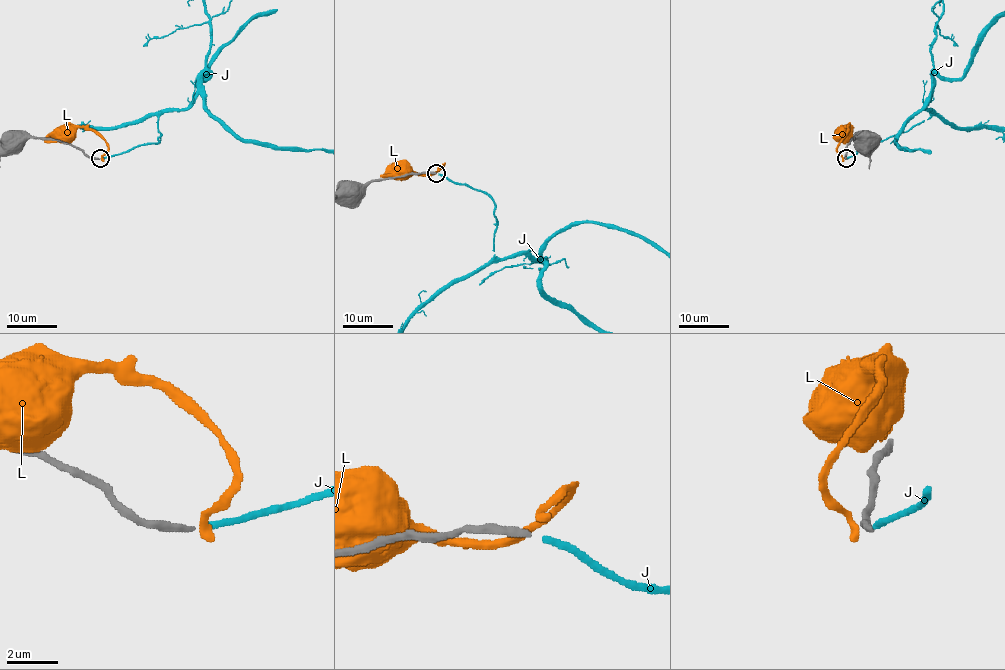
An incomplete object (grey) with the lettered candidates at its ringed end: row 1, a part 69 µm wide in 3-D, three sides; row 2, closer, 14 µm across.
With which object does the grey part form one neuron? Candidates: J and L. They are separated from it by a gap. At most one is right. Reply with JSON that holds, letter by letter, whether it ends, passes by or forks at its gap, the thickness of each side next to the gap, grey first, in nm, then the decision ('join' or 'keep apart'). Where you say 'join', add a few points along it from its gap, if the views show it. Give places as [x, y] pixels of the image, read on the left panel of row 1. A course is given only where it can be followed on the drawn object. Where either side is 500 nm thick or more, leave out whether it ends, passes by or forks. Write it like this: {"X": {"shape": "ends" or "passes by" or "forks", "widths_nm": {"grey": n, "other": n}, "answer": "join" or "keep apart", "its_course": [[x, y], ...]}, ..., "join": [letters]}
{"J": {"shape": "ends", "widths_nm": {"grey": 260, "other": 260}, "answer": "join"}, "L": {"shape": "ends", "widths_nm": {"grey": 260, "other": 400}, "answer": "keep apart"}, "join": ["J"]}

